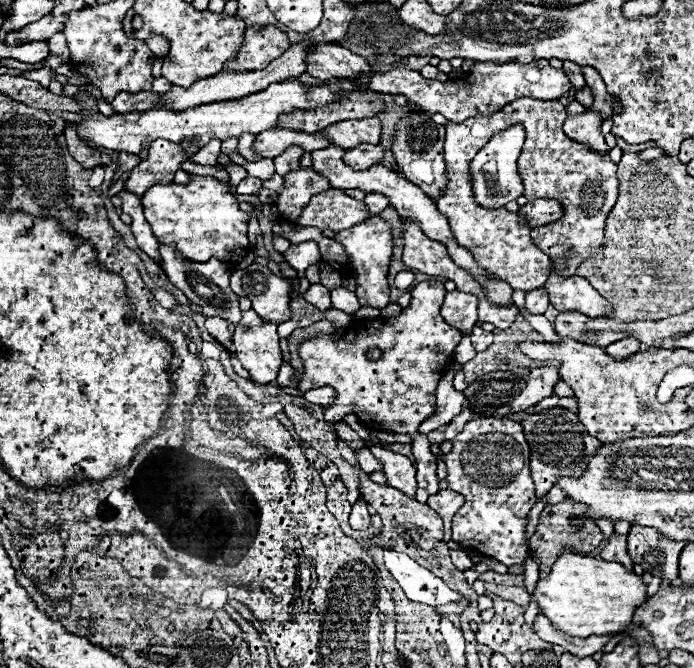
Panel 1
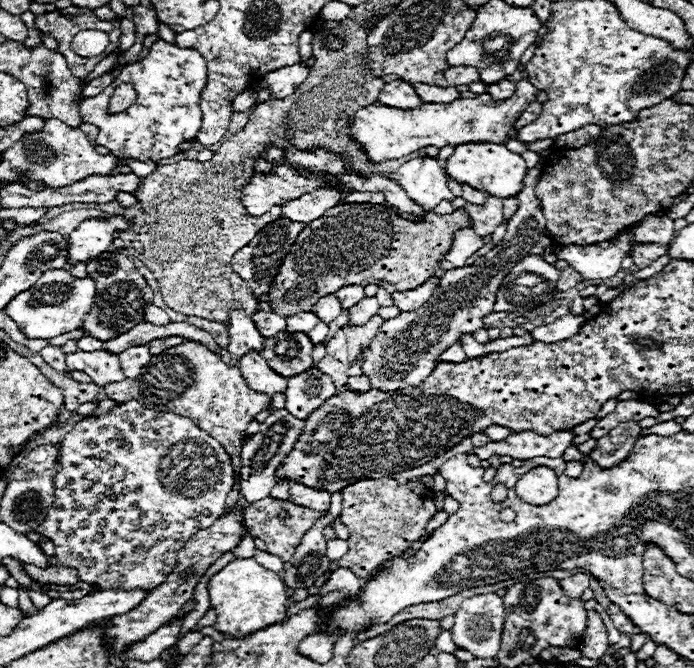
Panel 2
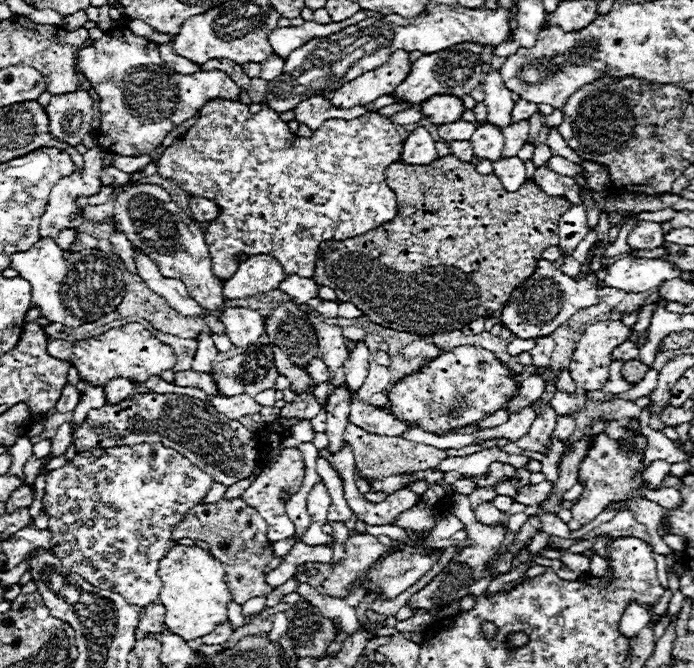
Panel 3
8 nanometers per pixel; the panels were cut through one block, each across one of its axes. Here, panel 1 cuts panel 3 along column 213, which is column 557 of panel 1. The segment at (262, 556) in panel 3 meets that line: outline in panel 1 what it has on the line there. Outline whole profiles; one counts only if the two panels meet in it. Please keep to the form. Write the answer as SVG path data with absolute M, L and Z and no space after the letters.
M562 500L560 504L554 506L546 506L540 514L540 522L538 522L538 530L536 534L530 538L530 554L532 558L538 562L540 566L540 574L548 574L554 558L566 550L566 546L576 548L578 552L592 552L596 550L596 546L602 542L602 530L584 516L584 506L578 506L570 500Z

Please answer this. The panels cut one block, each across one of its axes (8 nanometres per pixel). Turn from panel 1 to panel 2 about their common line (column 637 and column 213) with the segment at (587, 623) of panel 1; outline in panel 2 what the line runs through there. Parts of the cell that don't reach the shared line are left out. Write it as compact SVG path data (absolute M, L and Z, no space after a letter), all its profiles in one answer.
M234 558L230 564L218 570L208 582L208 596L212 608L216 610L214 628L234 638L246 638L248 634L278 624L286 618L286 584L276 572L266 570L254 558Z

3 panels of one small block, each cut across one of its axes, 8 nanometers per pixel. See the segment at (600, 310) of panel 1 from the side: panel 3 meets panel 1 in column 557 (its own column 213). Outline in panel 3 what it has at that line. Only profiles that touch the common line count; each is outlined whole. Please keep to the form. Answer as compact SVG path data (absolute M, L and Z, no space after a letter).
M114 166L102 170L104 186L118 186L120 194L114 200L114 228L124 232L128 240L148 254L160 268L166 278L178 278L186 284L186 290L200 306L216 310L224 306L222 282L214 276L212 258L204 242L204 232L194 226L194 220L172 200L172 196L156 184L138 184L132 180L132 174L126 174Z

